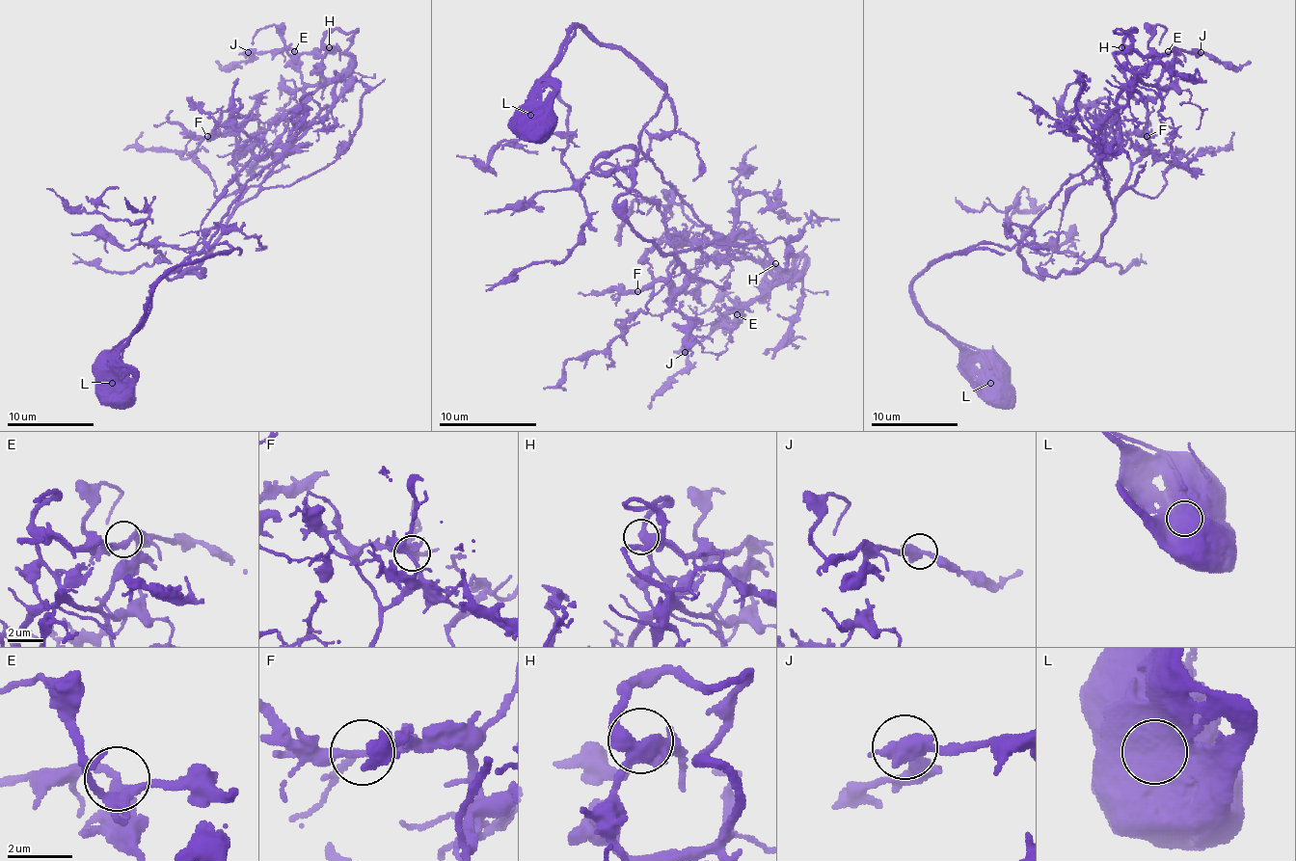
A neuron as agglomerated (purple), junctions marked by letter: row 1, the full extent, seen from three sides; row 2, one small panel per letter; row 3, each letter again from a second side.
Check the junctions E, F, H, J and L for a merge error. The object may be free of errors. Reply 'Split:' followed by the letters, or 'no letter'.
Split: L

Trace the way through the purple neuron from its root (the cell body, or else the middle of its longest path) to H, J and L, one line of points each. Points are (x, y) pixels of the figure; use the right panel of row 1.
H: (991, 370), (923, 313), (911, 283), (931, 264), (979, 244), (1013, 247), (1059, 190), (1120, 140), (1121, 47)
J: (991, 370), (923, 313), (911, 283), (979, 244), (1013, 247), (1120, 140), (1118, 96), (1200, 51)
L: (991, 370), (989, 383)

